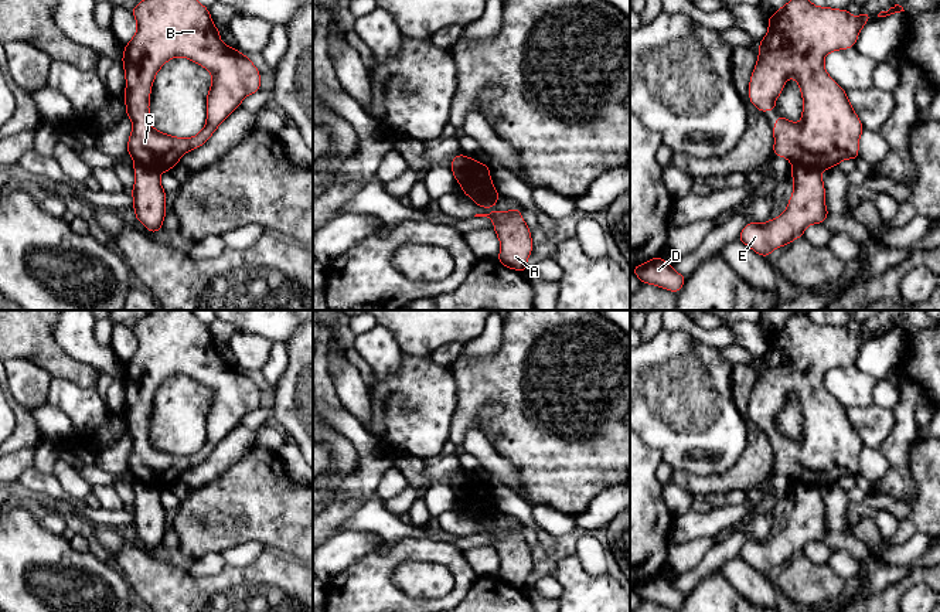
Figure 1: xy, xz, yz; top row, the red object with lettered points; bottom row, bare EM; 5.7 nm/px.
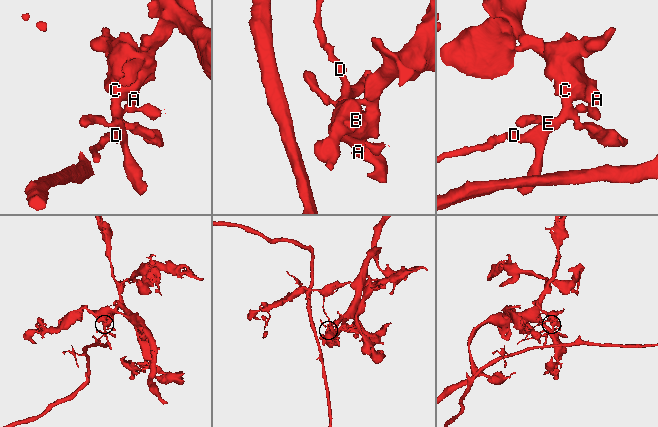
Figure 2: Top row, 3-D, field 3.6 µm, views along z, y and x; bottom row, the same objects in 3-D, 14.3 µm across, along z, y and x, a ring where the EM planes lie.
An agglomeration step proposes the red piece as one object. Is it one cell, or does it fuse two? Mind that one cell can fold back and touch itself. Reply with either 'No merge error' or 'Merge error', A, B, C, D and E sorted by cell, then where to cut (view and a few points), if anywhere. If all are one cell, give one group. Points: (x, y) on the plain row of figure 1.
Merge error. Groups: A B C / D E. Split along yz (793, 482), (813, 485), (818, 489)

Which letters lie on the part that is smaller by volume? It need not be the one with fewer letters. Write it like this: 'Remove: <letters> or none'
Remove: D, E

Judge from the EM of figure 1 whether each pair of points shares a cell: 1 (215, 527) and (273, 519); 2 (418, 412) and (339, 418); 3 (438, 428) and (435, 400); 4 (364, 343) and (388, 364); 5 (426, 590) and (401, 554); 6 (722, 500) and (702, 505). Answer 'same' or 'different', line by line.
1: same
2: different
3: same
4: same
5: different
6: same

